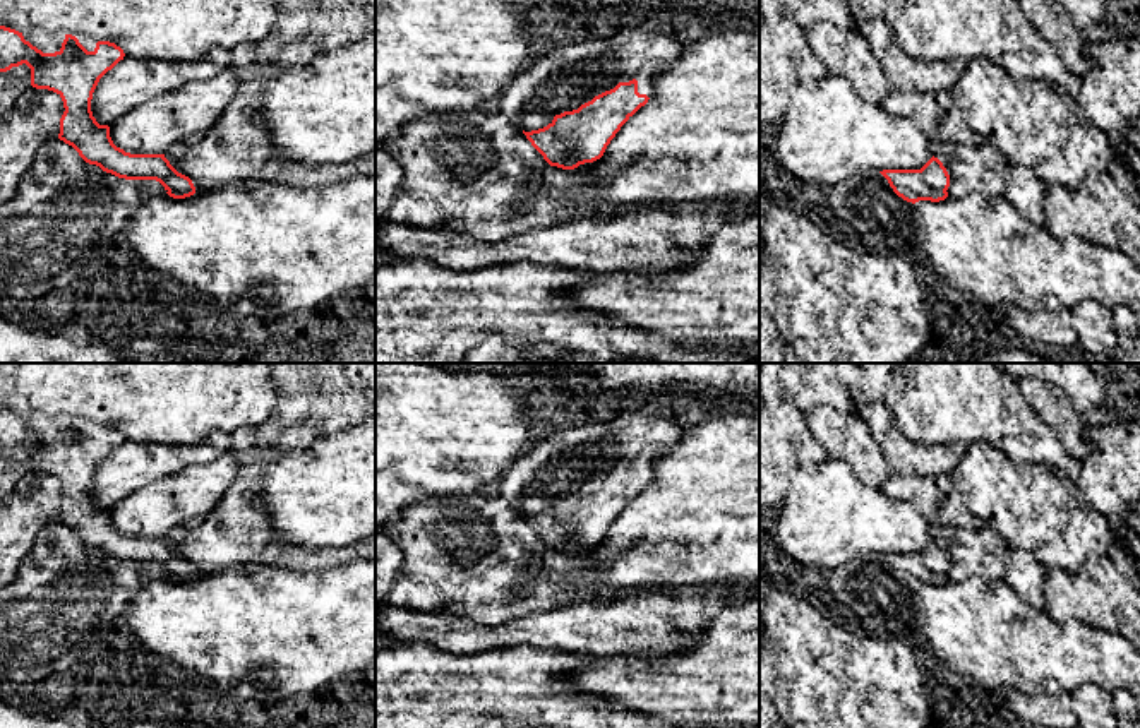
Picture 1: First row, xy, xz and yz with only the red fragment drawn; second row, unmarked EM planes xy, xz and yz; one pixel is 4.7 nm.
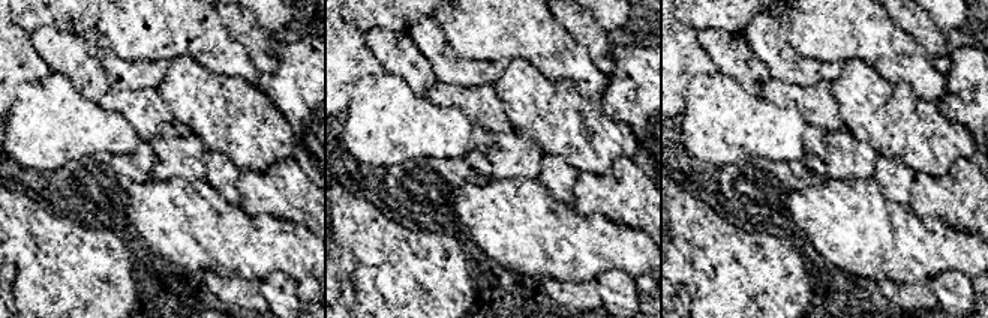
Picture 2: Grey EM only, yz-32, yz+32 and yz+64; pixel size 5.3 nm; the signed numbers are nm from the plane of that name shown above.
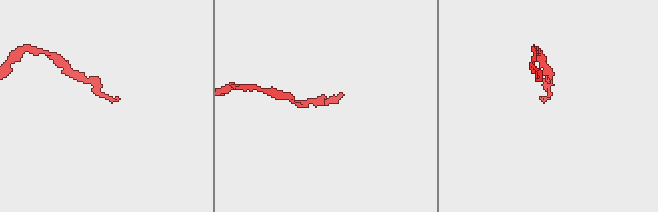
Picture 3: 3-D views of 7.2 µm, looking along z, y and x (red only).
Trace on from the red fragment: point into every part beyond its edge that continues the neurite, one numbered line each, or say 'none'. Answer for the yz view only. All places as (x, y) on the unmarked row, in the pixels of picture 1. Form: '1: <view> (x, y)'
1: yz (873, 596)

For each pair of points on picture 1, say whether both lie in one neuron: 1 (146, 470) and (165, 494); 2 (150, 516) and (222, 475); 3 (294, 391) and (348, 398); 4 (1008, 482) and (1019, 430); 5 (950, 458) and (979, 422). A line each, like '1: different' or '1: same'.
1: different
2: same
3: same
4: different
5: different

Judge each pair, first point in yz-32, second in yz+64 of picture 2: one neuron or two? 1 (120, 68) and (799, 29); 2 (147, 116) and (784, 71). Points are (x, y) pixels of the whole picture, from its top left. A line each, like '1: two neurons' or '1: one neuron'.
1: two neurons
2: two neurons

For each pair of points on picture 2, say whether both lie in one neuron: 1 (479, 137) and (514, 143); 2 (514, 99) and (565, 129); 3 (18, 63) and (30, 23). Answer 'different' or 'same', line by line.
1: same
2: same
3: different

